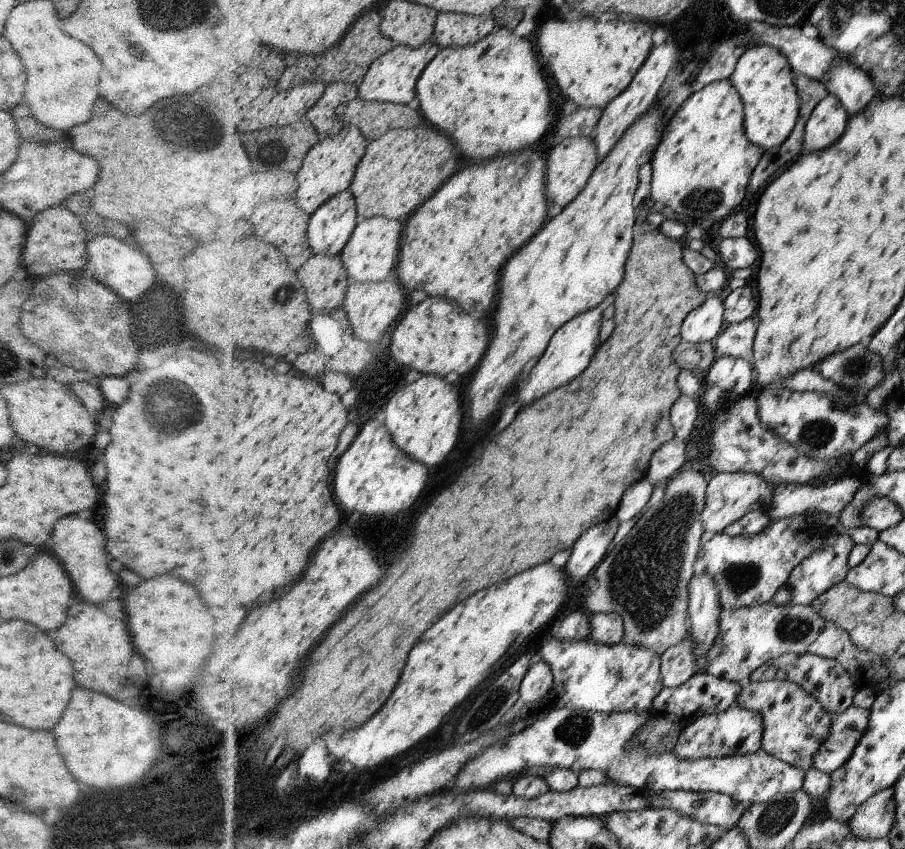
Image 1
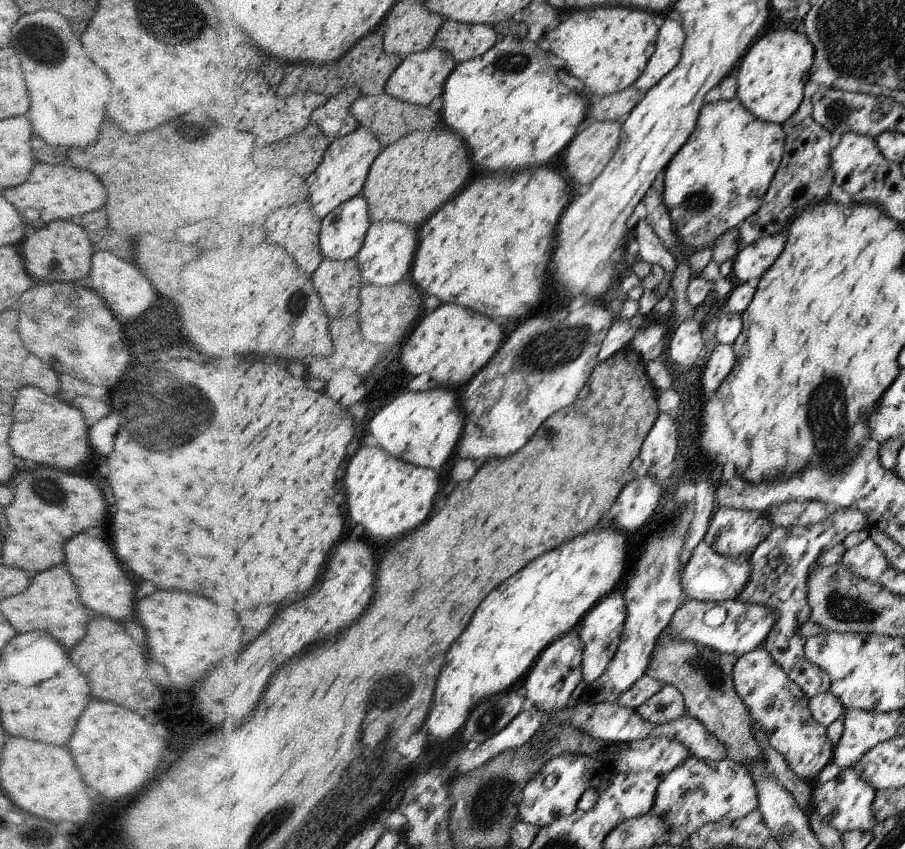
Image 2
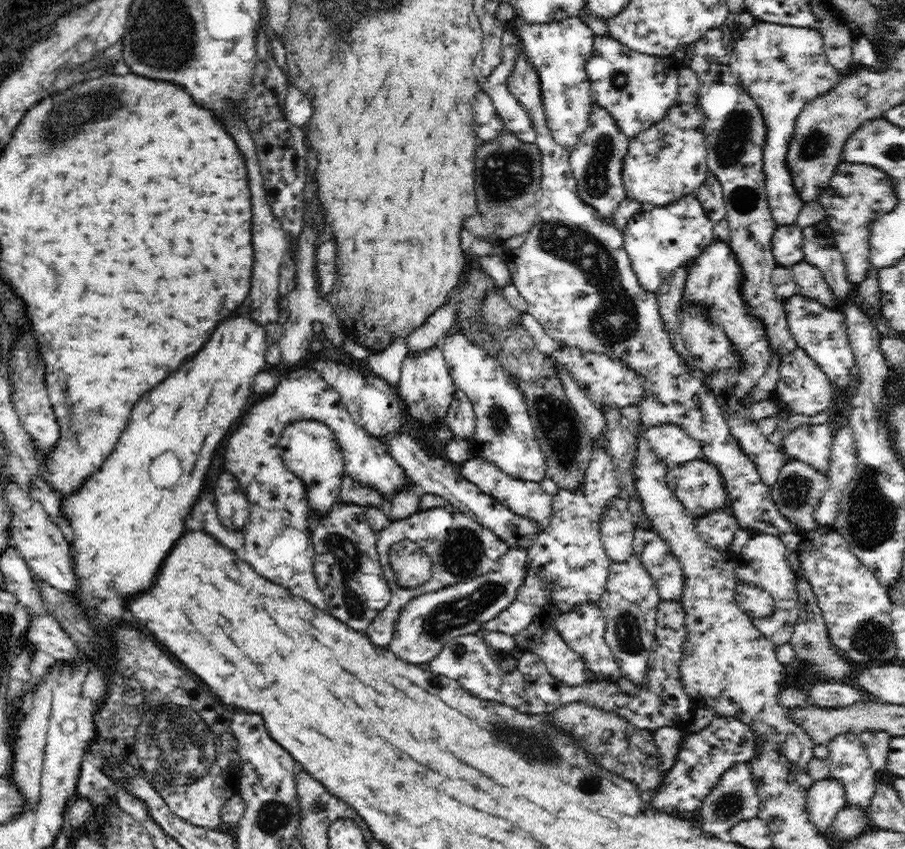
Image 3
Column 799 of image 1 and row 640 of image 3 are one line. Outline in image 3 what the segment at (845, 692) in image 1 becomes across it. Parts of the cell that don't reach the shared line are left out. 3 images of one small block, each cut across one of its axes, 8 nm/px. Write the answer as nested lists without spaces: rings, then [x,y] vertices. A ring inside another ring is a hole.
[[[661,600],[658,605],[657,627],[655,639],[650,645],[648,656],[648,672],[645,683],[640,686],[640,694],[630,695],[622,692],[617,683],[609,681],[587,681],[580,686],[570,686],[554,678],[548,673],[548,667],[540,656],[523,651],[517,660],[517,669],[524,677],[526,705],[523,710],[532,715],[545,715],[558,707],[572,702],[586,702],[590,706],[601,708],[626,719],[635,728],[654,731],[656,728],[666,728],[667,731],[677,731],[683,722],[694,719],[694,708],[689,696],[679,682],[679,666],[683,655],[683,642],[687,638],[685,612],[679,601]]]

